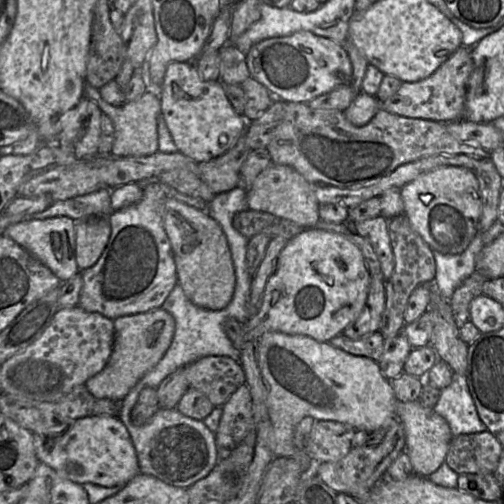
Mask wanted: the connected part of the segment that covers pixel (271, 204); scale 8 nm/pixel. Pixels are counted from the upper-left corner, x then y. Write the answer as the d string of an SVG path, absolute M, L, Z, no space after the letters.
M270 164L246 190L248 208L252 211L267 212L295 224L310 228L319 221L319 202L315 195L316 185L309 183L295 169L286 165Z

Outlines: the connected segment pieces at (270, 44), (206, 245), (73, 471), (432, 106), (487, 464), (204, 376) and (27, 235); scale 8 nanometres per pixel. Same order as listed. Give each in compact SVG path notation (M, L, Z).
M309 31L262 40L245 57L250 77L284 102L308 103L338 86L350 84L352 77L352 64L343 45Z
M167 198L162 220L176 265L177 283L196 306L208 310L224 309L235 288L235 271L227 239L219 224L207 212Z
M95 415L79 418L62 434L46 437L34 434L39 462L53 468L59 476L78 484L94 483L104 487L124 486L140 473L130 434L116 416Z
M462 45L429 77L417 82L402 82L395 94L380 103L380 107L408 118L442 123L463 120L467 82L472 69L471 48Z
M488 430L453 437L445 462L458 474L493 473L503 446Z
M204 356L185 366L189 389L202 392L214 407L224 405L229 397L243 384L245 372L239 361L228 356Z
M57 216L12 224L5 229L3 235L13 239L49 268L61 282L65 282L80 272L75 256L75 228L76 221L67 216Z

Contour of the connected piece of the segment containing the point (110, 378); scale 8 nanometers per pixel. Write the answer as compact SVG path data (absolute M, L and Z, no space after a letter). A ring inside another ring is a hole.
M162 308L125 315L113 320L114 345L108 363L85 383L96 398L122 401L136 383L152 369L168 350L175 332L173 316Z

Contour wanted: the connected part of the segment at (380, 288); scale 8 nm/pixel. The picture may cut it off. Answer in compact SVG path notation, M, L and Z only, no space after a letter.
M371 276L364 309L358 318L344 329L342 334L350 339L359 339L379 331L385 304L385 280L383 276Z

